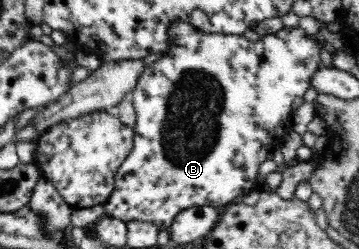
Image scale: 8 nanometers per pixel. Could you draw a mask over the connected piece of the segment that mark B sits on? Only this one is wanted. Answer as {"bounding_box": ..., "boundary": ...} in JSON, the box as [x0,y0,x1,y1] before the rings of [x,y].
{"bounding_box":[103,24,327,229],"boundary":[[[173,24],[169,35],[173,37],[172,45],[162,57],[145,67],[139,77],[130,97],[136,112],[136,125],[134,126],[134,145],[132,151],[124,160],[123,165],[117,170],[115,186],[108,201],[103,204],[107,217],[118,218],[129,222],[131,220],[143,220],[150,222],[159,229],[169,229],[173,218],[185,208],[190,206],[214,206],[223,208],[229,203],[240,201],[241,197],[249,194],[257,182],[259,167],[267,160],[267,154],[273,148],[280,148],[284,136],[292,131],[292,116],[295,110],[304,103],[303,96],[310,87],[310,78],[320,66],[321,51],[325,50],[327,42],[316,40],[315,36],[307,35],[303,28],[285,27],[277,34],[263,36],[258,42],[250,42],[243,35],[229,34],[204,34],[189,24]]]}

